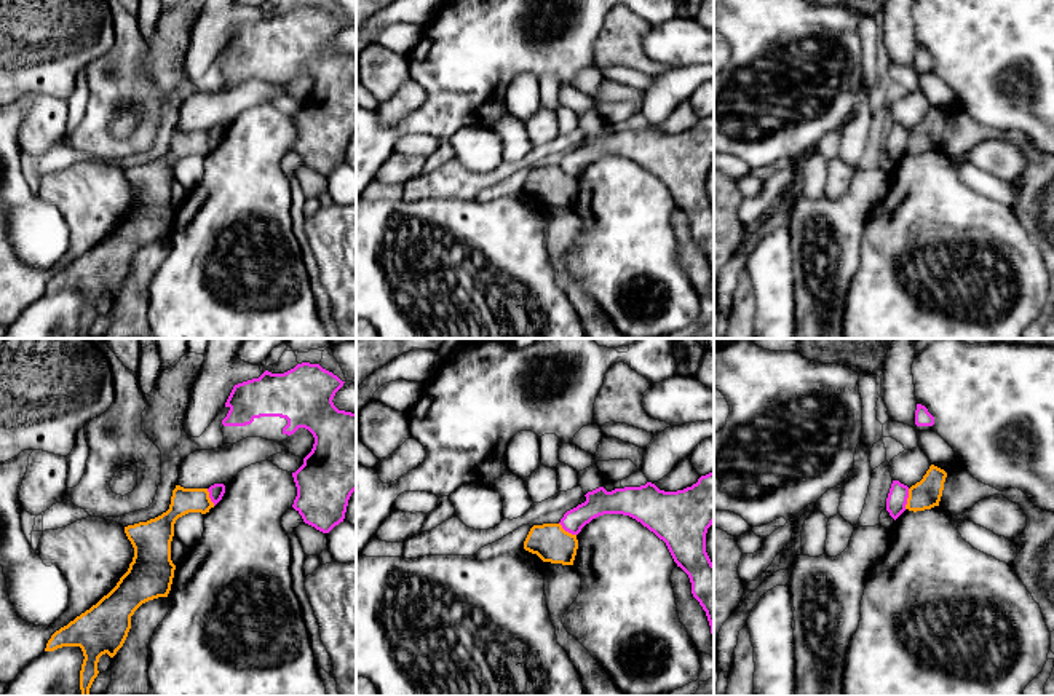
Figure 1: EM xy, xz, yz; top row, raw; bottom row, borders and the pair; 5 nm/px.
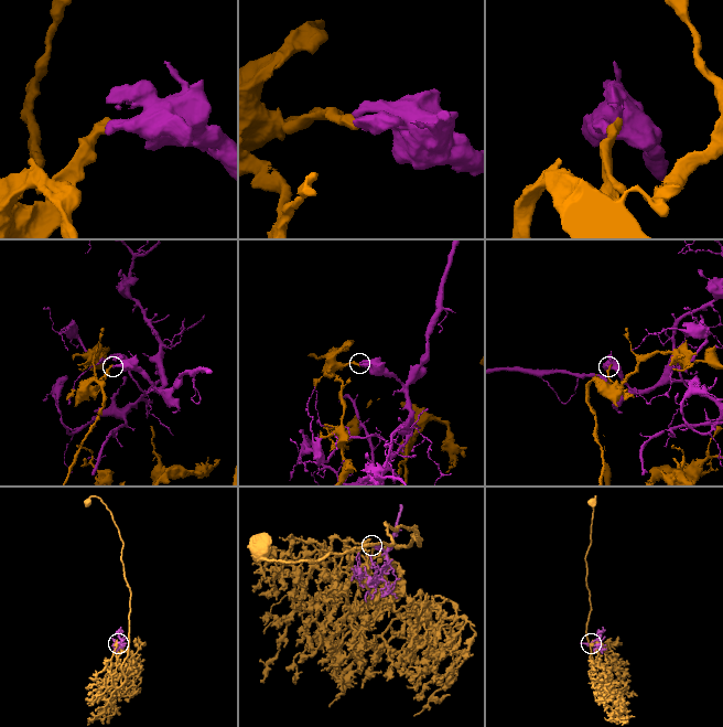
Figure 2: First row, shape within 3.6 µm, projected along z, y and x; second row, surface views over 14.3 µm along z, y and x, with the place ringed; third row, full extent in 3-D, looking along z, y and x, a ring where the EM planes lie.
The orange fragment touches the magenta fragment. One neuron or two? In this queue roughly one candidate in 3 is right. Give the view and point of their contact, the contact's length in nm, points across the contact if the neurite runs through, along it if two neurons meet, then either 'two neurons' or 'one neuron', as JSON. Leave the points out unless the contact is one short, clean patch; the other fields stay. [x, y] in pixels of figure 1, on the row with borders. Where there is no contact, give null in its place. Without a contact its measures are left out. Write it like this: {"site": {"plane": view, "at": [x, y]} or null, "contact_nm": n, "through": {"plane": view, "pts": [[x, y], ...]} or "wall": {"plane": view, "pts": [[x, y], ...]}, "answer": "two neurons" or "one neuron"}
{"site": {"plane": "yz", "at": [907, 498]}, "contact_nm": 110, "wall": {"plane": "yz", "pts": [[909, 489], [904, 508]]}, "answer": "two neurons"}

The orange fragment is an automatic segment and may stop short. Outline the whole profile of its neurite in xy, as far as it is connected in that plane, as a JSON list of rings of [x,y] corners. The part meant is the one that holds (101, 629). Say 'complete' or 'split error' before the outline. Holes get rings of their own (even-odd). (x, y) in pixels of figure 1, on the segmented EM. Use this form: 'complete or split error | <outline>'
complete | [[[176,485],[166,512],[125,527],[134,548],[128,571],[117,586],[96,605],[56,631],[45,651],[62,647],[80,647],[83,664],[80,670],[81,696],[91,696],[89,688],[97,677],[102,654],[113,658],[123,647],[131,629],[131,616],[145,602],[168,597],[176,565],[171,560],[174,524],[188,512],[206,514],[214,508],[208,488],[184,488]]]

